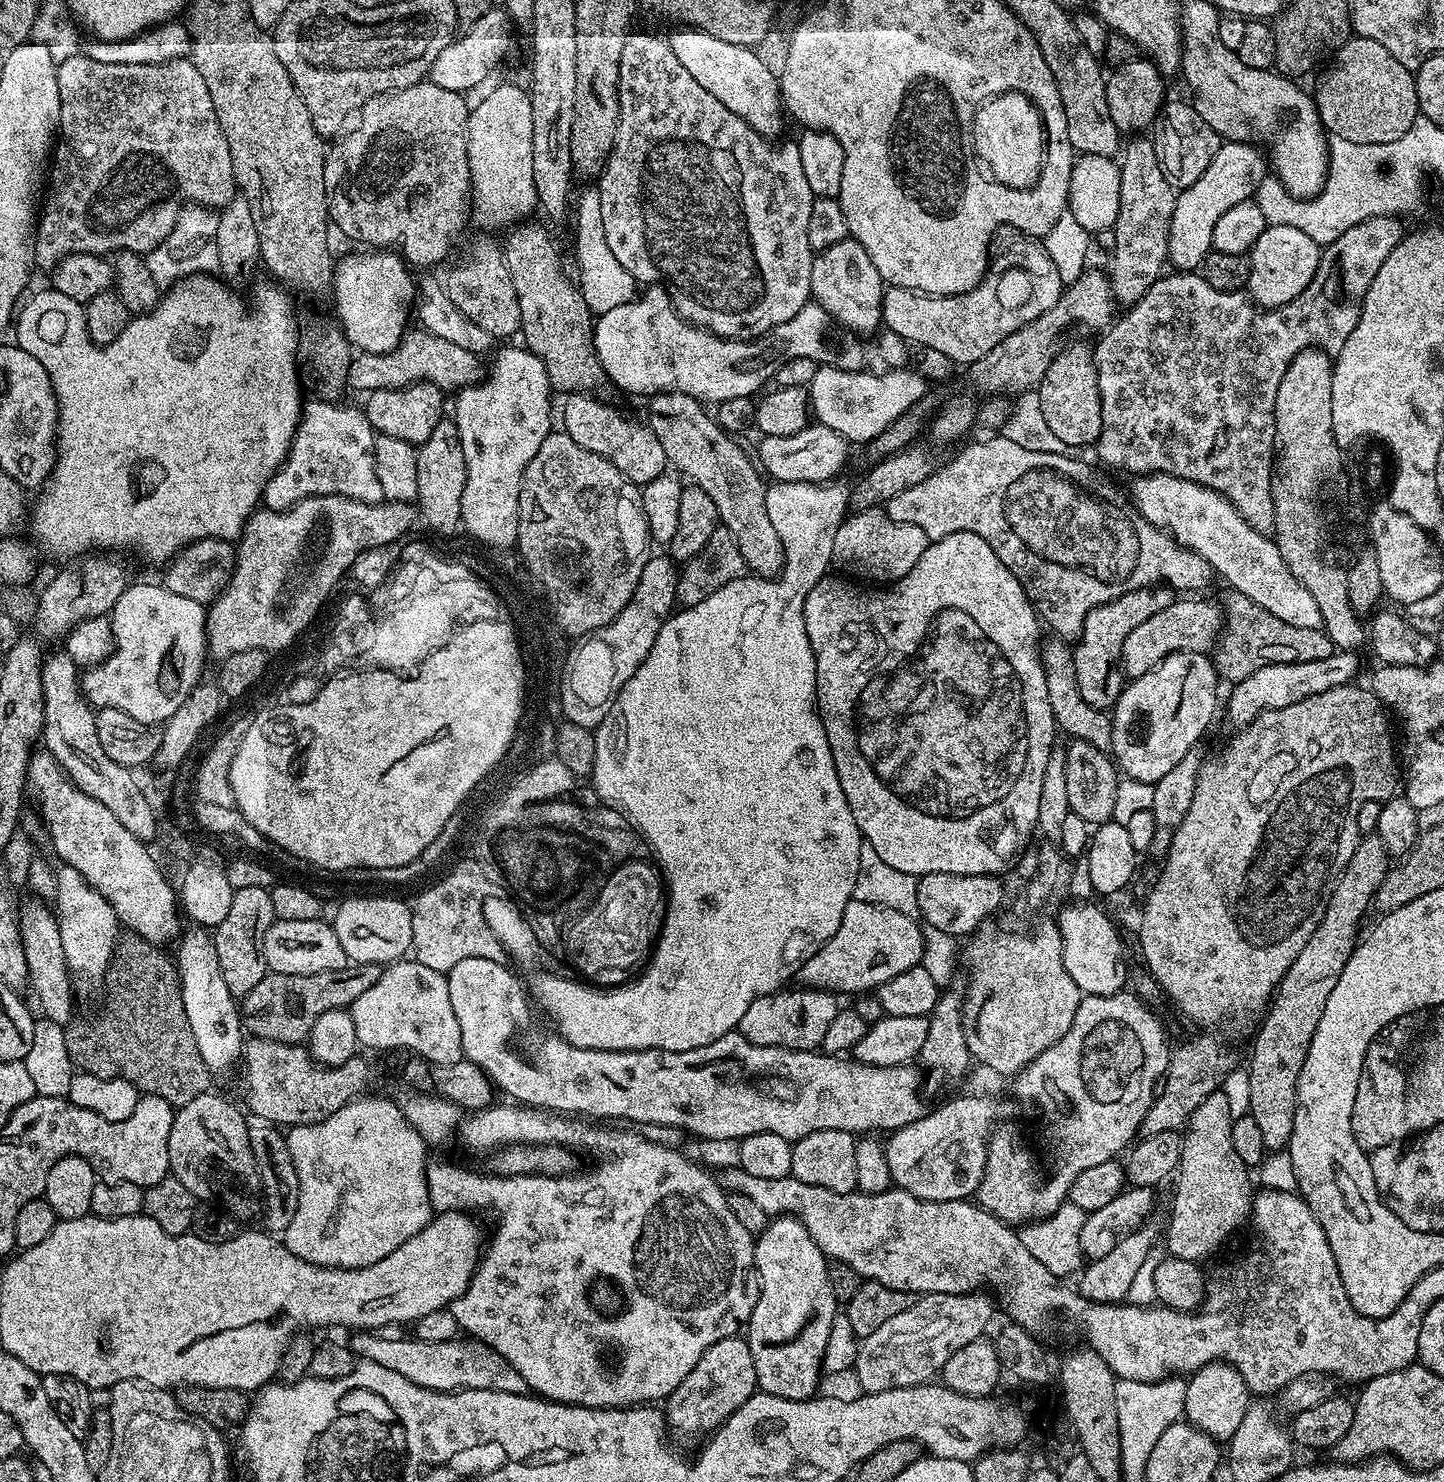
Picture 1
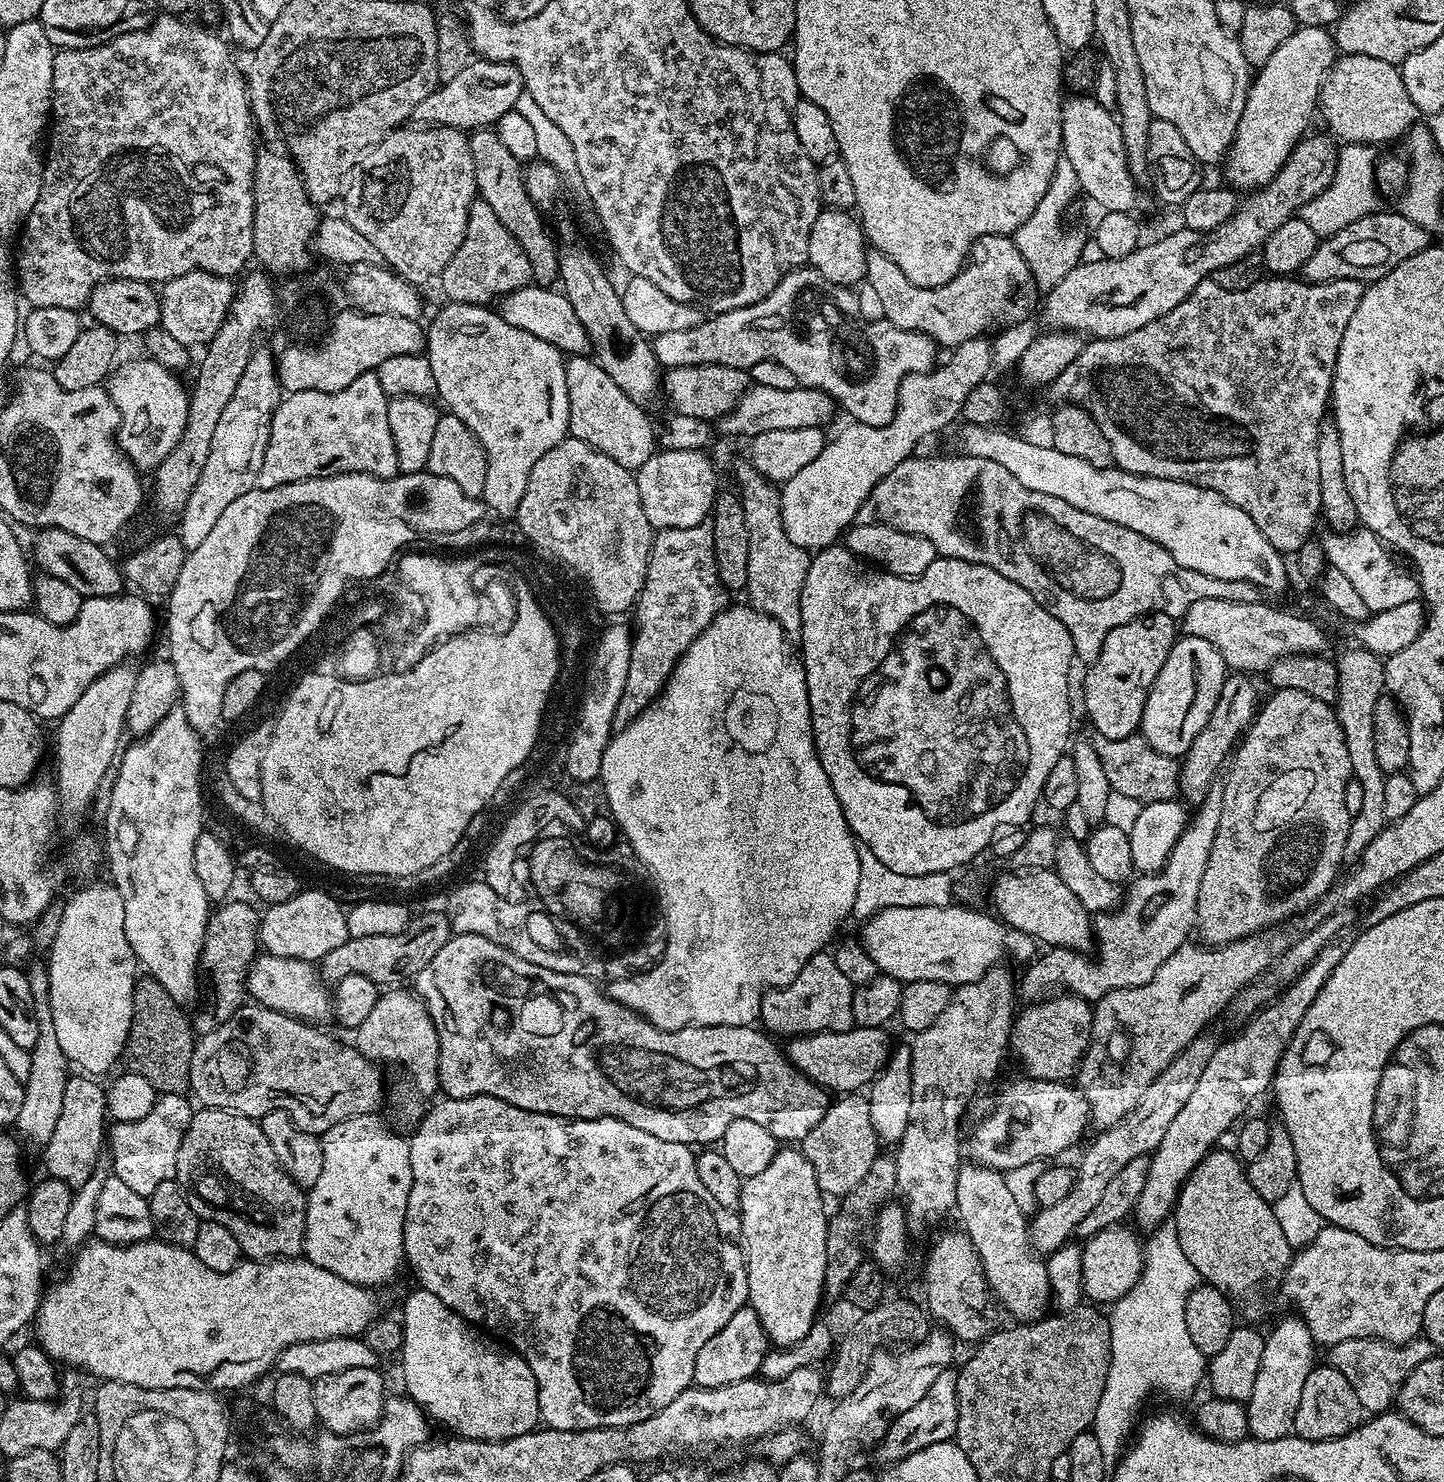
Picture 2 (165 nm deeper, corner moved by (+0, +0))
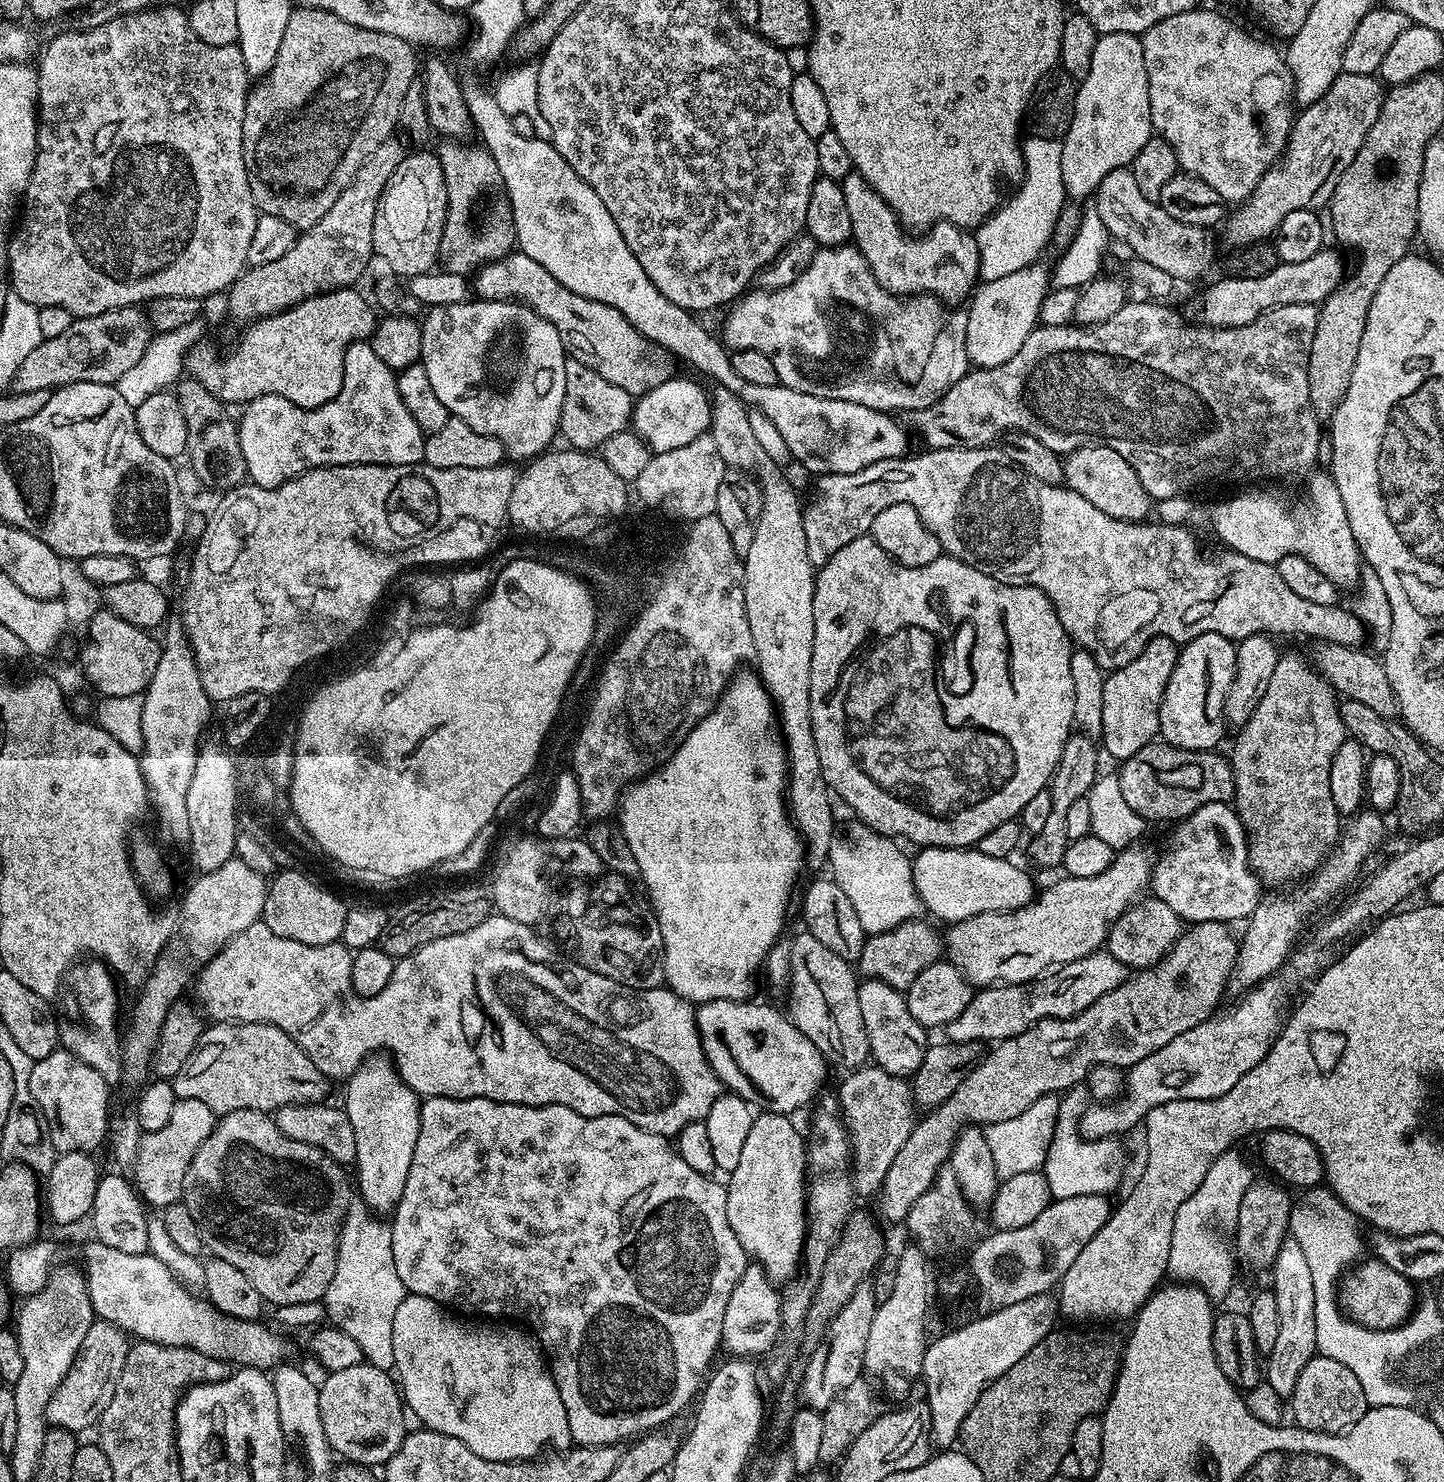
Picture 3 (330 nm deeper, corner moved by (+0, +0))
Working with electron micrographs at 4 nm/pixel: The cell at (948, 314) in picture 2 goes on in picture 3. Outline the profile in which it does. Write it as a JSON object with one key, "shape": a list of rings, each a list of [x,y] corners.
{"shape":[[[855,170],[843,180],[841,190],[850,214],[851,243],[866,258],[874,278],[886,291],[902,297],[935,296],[952,306],[973,295],[981,274],[980,252],[971,231],[940,222],[926,234],[909,234],[895,210]]]}

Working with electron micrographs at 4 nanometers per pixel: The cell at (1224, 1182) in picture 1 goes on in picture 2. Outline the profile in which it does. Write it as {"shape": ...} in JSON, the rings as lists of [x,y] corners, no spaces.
{"shape":[[[1219,1148],[1213,1149],[1208,1155],[1204,1156],[1202,1162],[1192,1171],[1188,1176],[1188,1180],[1184,1185],[1181,1185],[1180,1193],[1177,1196],[1176,1203],[1172,1211],[1172,1219],[1176,1224],[1176,1230],[1180,1246],[1185,1252],[1186,1258],[1189,1259],[1190,1264],[1198,1270],[1201,1279],[1211,1285],[1212,1288],[1219,1290],[1224,1294],[1232,1303],[1232,1307],[1236,1309],[1237,1313],[1241,1316],[1243,1321],[1250,1324],[1261,1323],[1260,1320],[1267,1314],[1266,1308],[1270,1298],[1281,1289],[1283,1285],[1284,1276],[1286,1270],[1289,1268],[1289,1264],[1292,1261],[1294,1250],[1289,1246],[1286,1240],[1286,1234],[1282,1231],[1282,1226],[1279,1225],[1278,1216],[1276,1214],[1275,1207],[1268,1204],[1264,1198],[1256,1191],[1254,1186],[1250,1185],[1248,1180],[1247,1169],[1241,1162],[1240,1158],[1233,1152],[1227,1152]]]}

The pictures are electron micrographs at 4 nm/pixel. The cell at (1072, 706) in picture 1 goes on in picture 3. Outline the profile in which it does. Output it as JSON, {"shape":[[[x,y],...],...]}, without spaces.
{"shape":[[[1163,742],[1142,746],[1136,756],[1123,761],[1118,769],[1122,794],[1130,810],[1134,810],[1134,814],[1138,814],[1145,822],[1179,822],[1210,802],[1229,803],[1236,794],[1234,774],[1229,757],[1219,756],[1218,753],[1216,750],[1191,752]]]}

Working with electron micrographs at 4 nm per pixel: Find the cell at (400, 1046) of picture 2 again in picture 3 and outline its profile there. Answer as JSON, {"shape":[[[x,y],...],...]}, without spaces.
{"shape":[[[376,1054],[364,1060],[353,1076],[346,1081],[348,1089],[344,1092],[342,1107],[350,1118],[350,1126],[354,1126],[354,1142],[356,1143],[356,1158],[354,1182],[358,1187],[358,1196],[363,1207],[373,1214],[391,1214],[395,1212],[402,1198],[402,1190],[406,1190],[406,1174],[410,1174],[410,1162],[414,1158],[414,1146],[418,1146],[418,1126],[420,1125],[421,1097],[416,1095],[410,1086],[400,1081],[396,1066],[384,1054]]]}

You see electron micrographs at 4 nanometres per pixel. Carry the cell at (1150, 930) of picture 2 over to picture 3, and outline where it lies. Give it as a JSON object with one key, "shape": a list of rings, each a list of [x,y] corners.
{"shape":[[[1101,950],[1069,964],[1061,964],[1055,970],[1041,976],[1039,980],[1027,984],[997,984],[981,987],[973,995],[970,1006],[966,1006],[966,1010],[962,1010],[962,1014],[958,1014],[958,1018],[946,1026],[947,1039],[954,1043],[970,1043],[975,1040],[999,1042],[1022,1034],[1022,1030],[1026,1030],[1039,1020],[1064,1020],[1068,1016],[1077,1016],[1082,1010],[1094,1006],[1094,1002],[1098,1002],[1102,994],[1110,994],[1110,990],[1117,988],[1128,979],[1129,975],[1129,969],[1125,968],[1122,962],[1118,962],[1118,958],[1114,958],[1106,950]]]}

